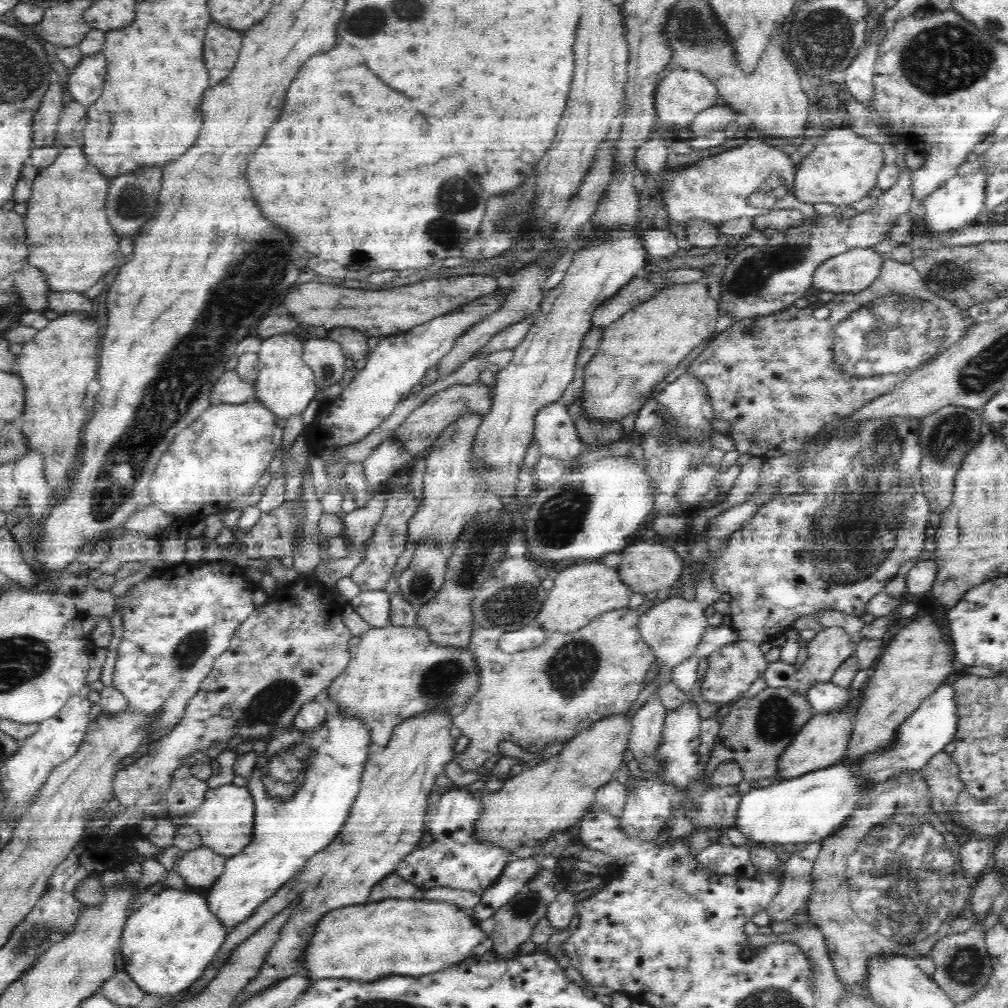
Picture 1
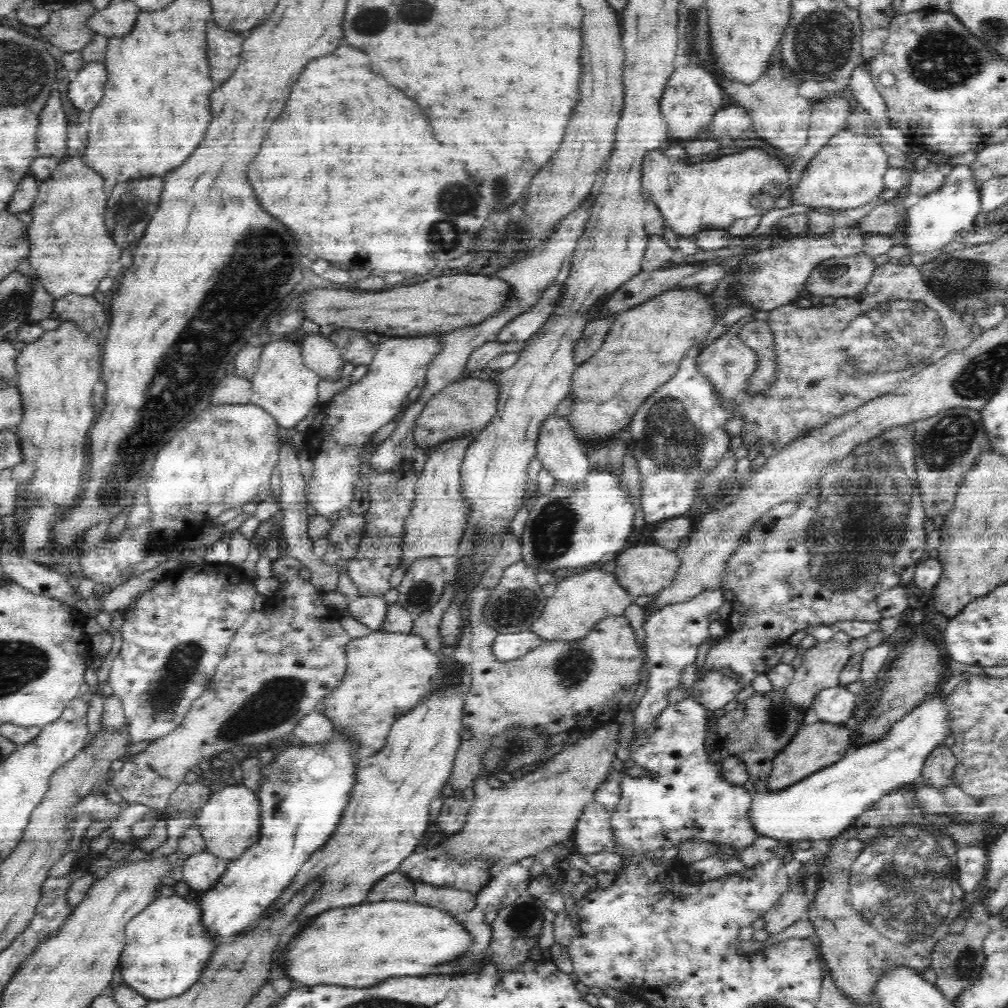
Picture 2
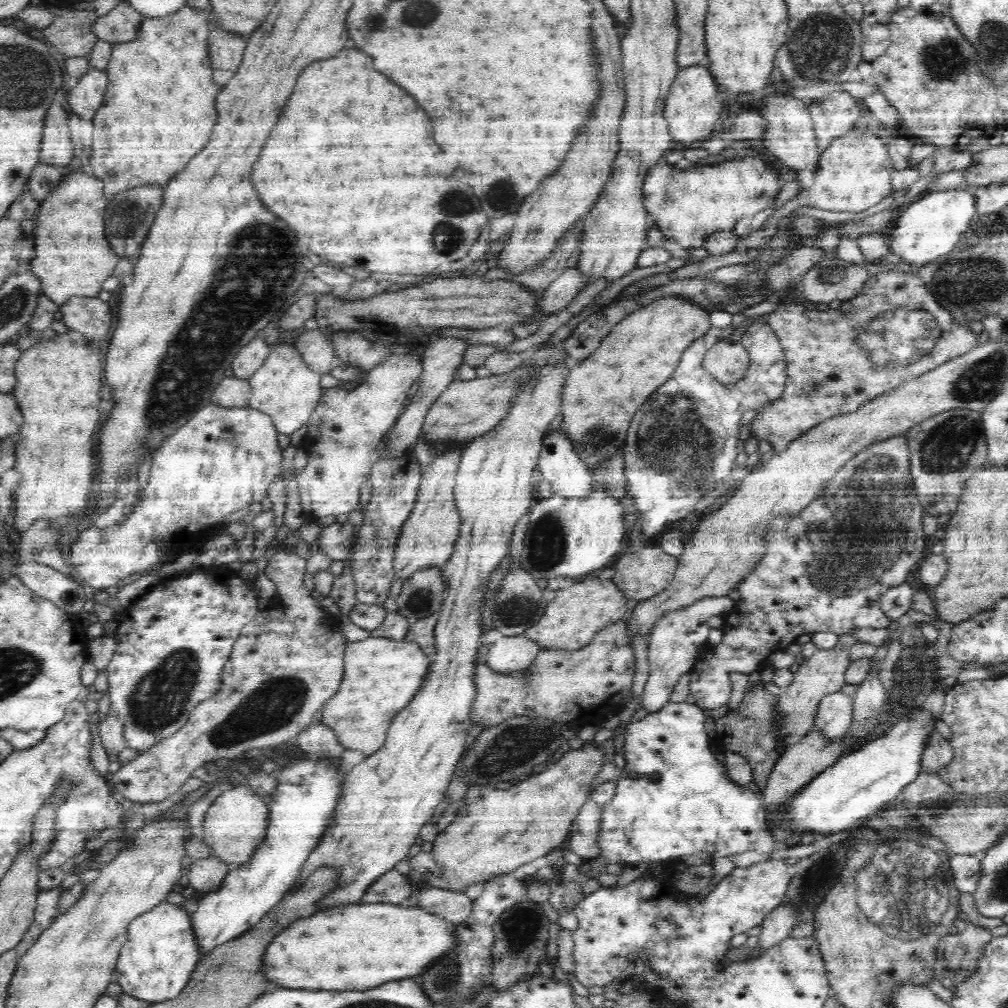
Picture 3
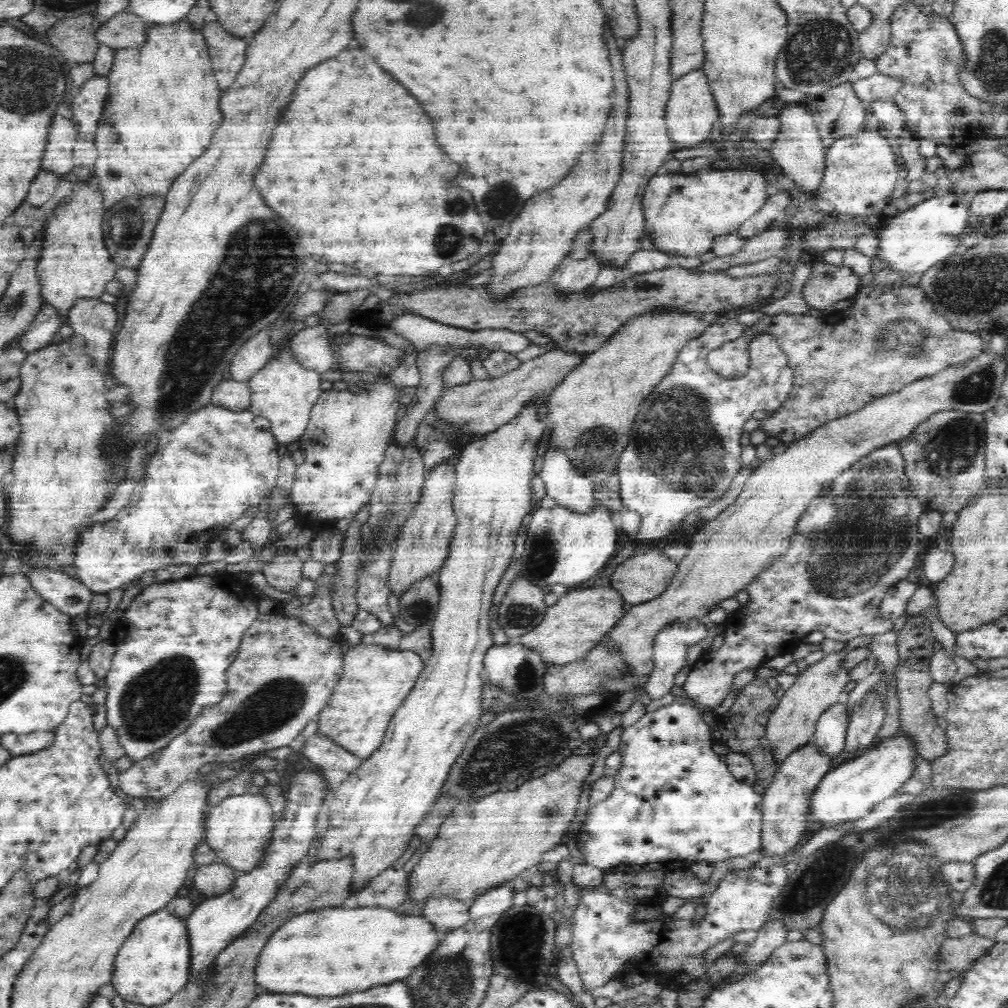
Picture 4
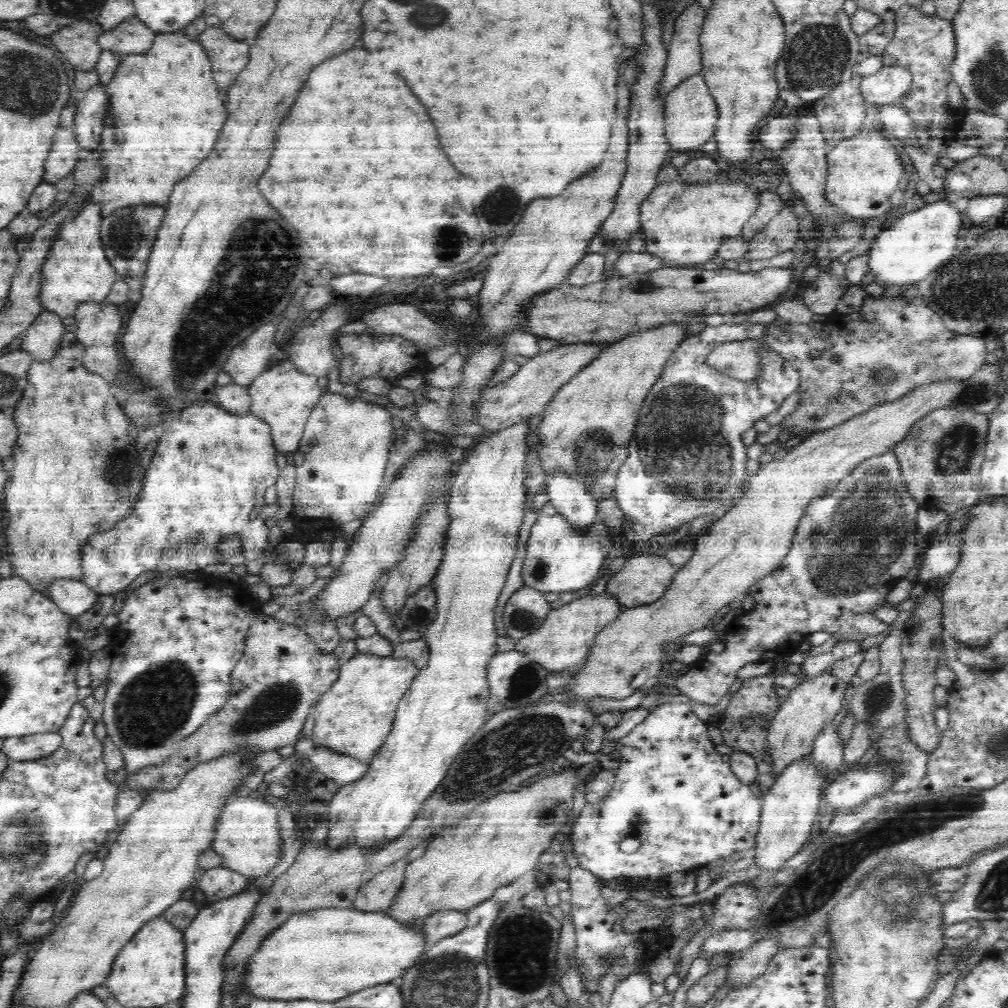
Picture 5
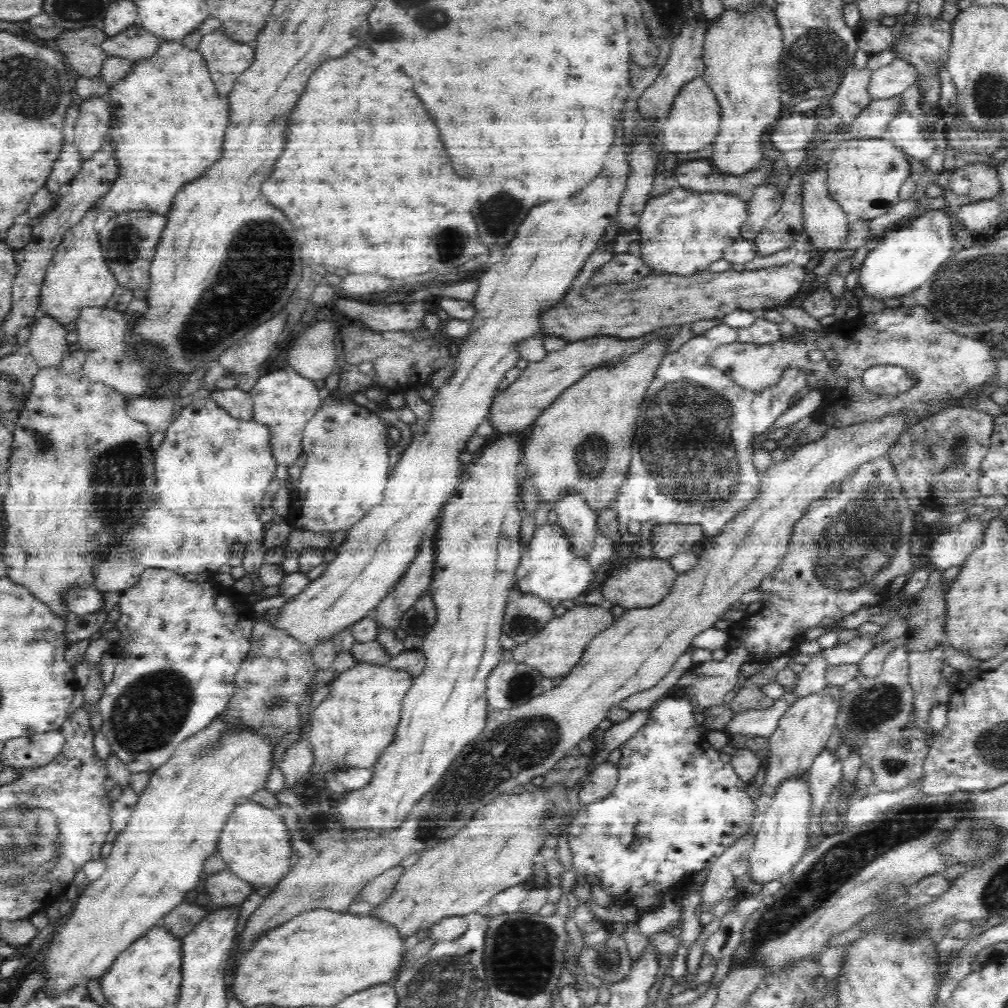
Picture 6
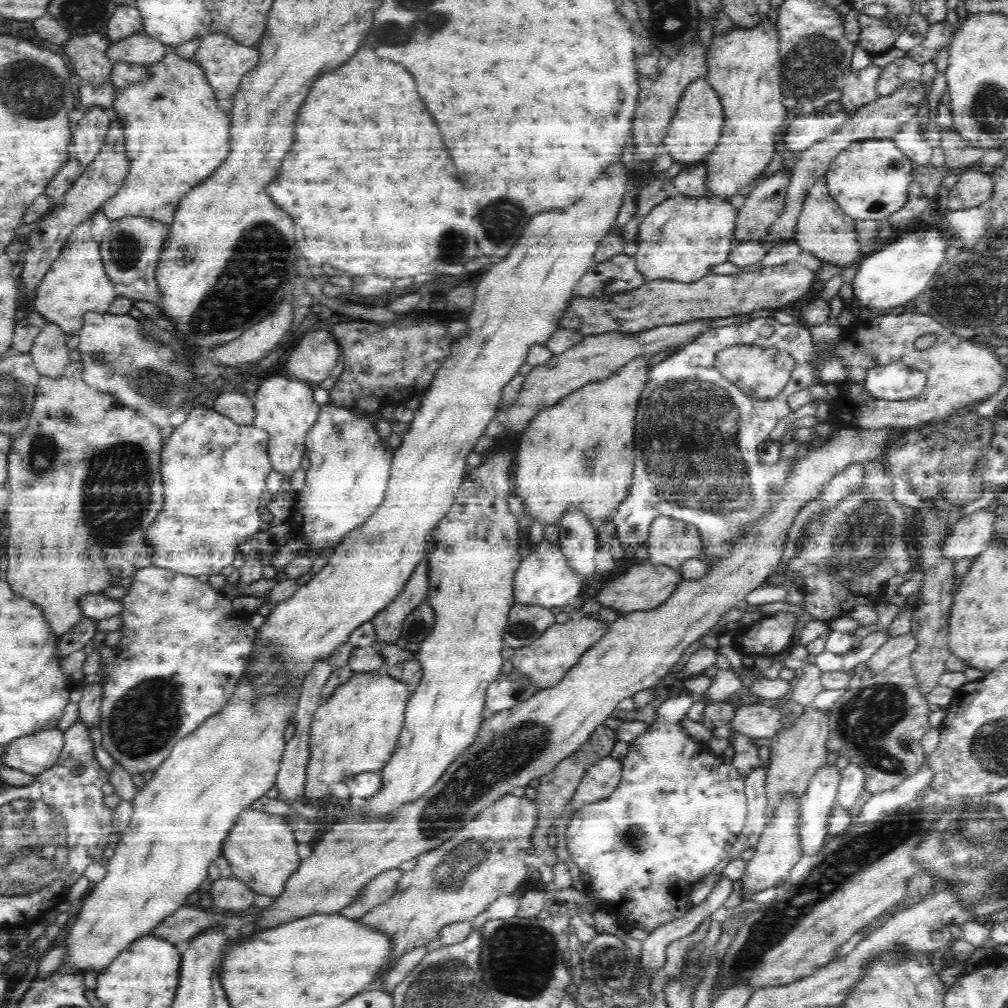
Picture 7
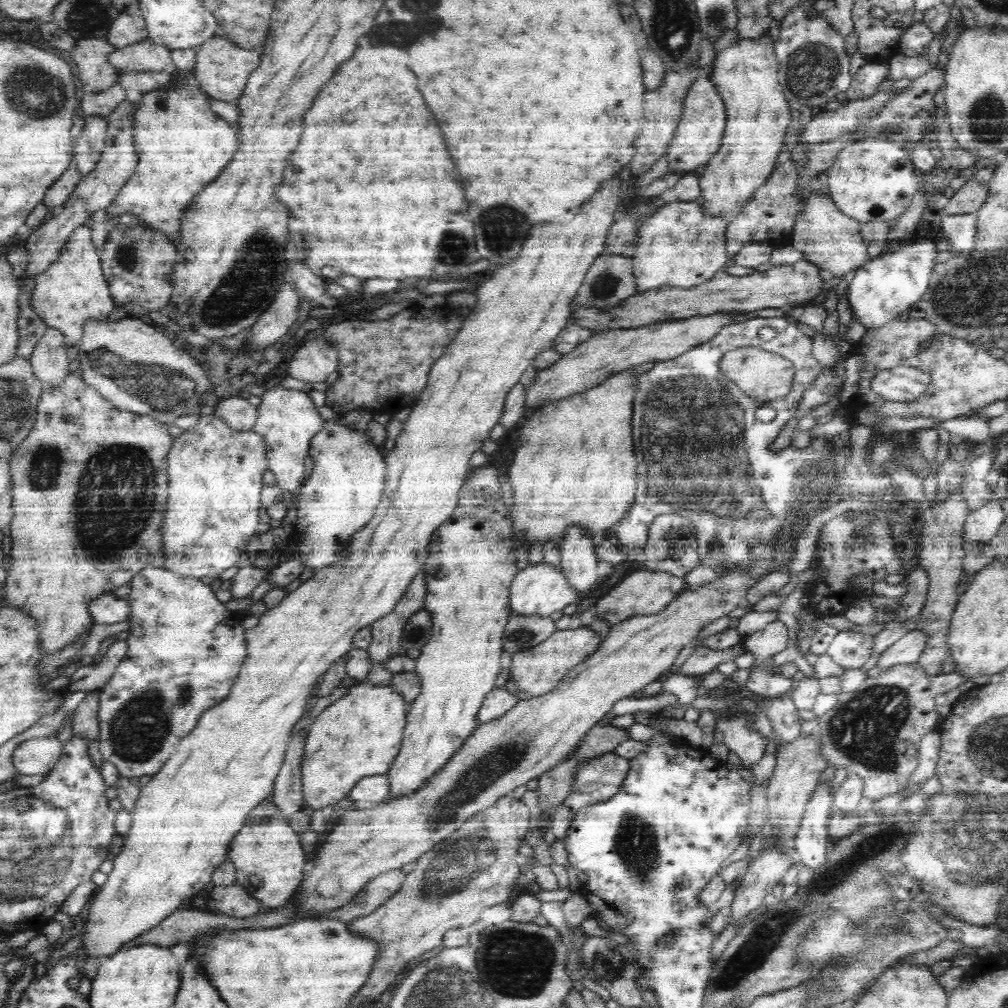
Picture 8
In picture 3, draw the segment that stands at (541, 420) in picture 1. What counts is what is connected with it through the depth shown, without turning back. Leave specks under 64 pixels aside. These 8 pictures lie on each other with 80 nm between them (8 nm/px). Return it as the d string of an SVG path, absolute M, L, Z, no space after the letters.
M564 429L545 434L540 451L537 468L553 493L559 493L564 498L584 497L589 493L593 484L592 471L580 458Z

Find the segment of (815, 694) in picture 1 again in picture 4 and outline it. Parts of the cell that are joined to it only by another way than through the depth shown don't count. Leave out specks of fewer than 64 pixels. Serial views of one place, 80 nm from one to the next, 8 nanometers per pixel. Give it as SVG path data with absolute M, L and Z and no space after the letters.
M845 698L822 712L816 724L813 741L824 753L836 760L842 754L850 717L845 707Z

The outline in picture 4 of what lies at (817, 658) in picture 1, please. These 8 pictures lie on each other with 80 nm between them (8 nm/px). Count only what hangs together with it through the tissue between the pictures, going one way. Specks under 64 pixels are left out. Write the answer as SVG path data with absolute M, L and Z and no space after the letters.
M868 635L858 636L854 640L844 642L844 648L840 652L827 653L824 660L808 666L798 672L796 682L788 688L784 696L779 700L776 710L767 722L767 739L771 744L771 752L774 753L775 761L780 765L792 752L796 752L801 745L813 741L816 724L822 712L834 706L837 701L844 698L844 686L850 681L848 670L840 668L846 653L855 648L869 648L872 639Z

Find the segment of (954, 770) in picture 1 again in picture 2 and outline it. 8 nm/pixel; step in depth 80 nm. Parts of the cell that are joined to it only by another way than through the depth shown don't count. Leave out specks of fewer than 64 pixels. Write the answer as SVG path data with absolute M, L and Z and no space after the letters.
M940 745L924 761L920 781L938 789L946 785L952 785L951 776L956 770L956 766L957 760L952 749Z

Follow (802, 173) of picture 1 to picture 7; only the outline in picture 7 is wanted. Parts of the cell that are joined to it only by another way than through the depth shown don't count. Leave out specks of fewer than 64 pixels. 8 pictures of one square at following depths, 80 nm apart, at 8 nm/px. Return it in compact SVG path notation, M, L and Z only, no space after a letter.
M868 139L853 141L848 148L837 153L824 181L830 196L840 208L855 220L880 221L904 208L908 202L908 190L914 179L913 162L892 139Z

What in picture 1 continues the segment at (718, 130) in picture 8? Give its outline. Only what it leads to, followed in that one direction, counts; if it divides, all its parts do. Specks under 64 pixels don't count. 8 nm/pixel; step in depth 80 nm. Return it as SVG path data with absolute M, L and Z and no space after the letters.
M672 69L672 72L665 73L657 82L656 92L653 93L653 106L656 107L660 122L668 128L674 128L679 134L682 129L685 132L694 123L699 112L719 104L716 96L716 87L700 71Z

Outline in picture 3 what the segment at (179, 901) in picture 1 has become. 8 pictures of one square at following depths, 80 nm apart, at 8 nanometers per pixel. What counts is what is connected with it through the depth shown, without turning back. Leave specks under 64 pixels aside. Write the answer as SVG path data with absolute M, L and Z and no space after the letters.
M162 901L131 920L127 929L127 942L120 949L114 974L123 994L150 1004L178 996L190 982L202 956L197 934L190 926L190 916L184 905Z

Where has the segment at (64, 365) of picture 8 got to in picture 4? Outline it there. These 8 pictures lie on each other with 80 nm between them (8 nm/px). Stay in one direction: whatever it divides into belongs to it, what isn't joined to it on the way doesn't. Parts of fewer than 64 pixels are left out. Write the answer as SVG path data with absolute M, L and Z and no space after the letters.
M44 303L28 331L22 334L20 349L30 354L52 345L54 335L59 332L61 326L63 324L60 321L60 313L53 306Z

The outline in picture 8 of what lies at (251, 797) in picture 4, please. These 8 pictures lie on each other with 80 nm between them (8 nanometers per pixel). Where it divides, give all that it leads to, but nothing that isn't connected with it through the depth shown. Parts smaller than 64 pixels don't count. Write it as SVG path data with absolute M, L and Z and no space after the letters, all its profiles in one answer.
M276 817L248 818L228 848L229 861L237 871L237 884L243 886L252 898L260 900L265 909L278 908L292 900L296 884L300 884L307 868L308 858L288 820Z

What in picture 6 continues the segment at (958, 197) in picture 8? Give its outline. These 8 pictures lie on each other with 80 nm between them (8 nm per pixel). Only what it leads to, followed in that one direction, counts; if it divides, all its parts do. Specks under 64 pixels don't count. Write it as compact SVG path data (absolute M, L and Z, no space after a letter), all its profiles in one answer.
M984 164L956 168L953 172L957 174L956 181L950 182L944 191L946 194L952 194L952 191L960 194L966 200L964 204L996 198L1000 192L1000 181L996 172Z

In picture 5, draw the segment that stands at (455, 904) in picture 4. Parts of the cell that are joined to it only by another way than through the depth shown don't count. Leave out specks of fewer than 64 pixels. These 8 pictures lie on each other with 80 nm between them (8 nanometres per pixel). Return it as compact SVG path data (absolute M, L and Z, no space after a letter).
M438 910L421 923L421 927L428 934L429 946L437 944L445 937L452 937L453 934L461 932L466 925L467 911L464 910Z

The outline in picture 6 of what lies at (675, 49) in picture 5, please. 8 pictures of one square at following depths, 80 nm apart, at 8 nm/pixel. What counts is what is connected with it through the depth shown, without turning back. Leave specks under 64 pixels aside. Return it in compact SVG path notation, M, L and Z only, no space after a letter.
M696 18L690 24L685 20L685 24L681 25L680 32L671 44L670 51L672 51L672 54L670 54L670 58L667 59L655 81L642 92L638 99L638 114L640 116L652 117L652 120L665 123L668 117L668 110L672 108L677 93L690 80L698 76L702 77L702 74L704 74L706 68L703 61L704 38L705 28L698 24Z

